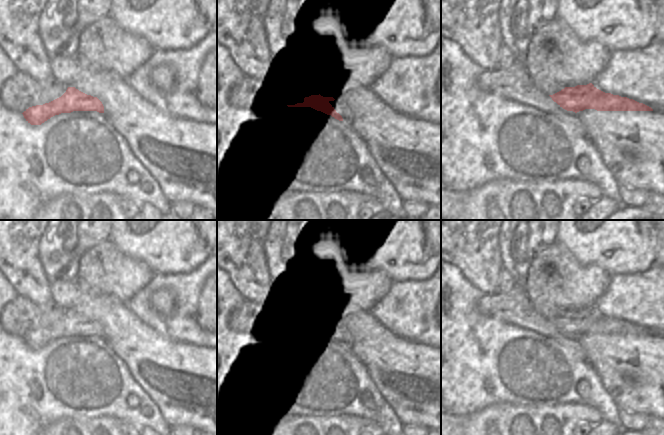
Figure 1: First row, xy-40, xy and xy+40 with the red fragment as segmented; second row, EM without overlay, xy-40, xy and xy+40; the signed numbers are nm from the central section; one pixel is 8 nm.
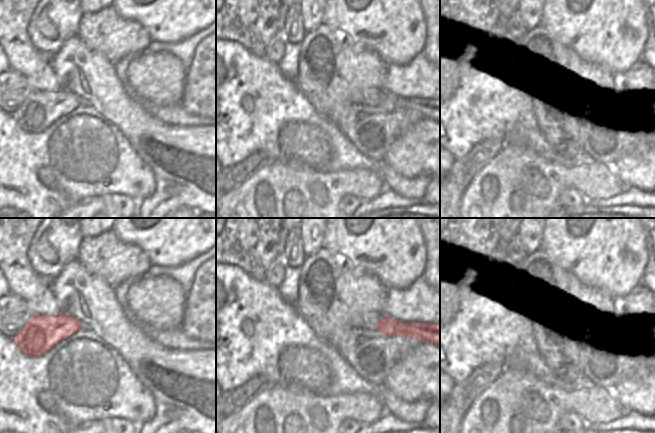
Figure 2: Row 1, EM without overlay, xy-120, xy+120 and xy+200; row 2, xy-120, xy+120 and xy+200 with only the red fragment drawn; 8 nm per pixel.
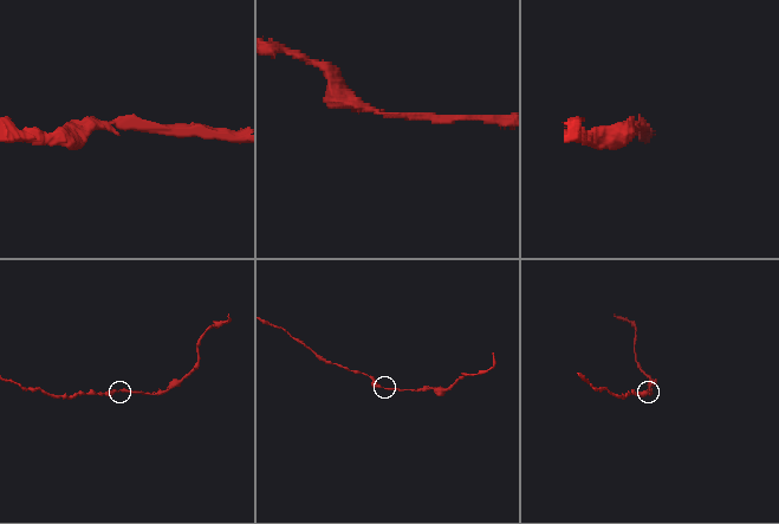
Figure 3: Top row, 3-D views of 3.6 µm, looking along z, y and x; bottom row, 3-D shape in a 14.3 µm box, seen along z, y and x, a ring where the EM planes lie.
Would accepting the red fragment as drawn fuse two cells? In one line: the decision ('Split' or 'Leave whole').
Leave whole.

